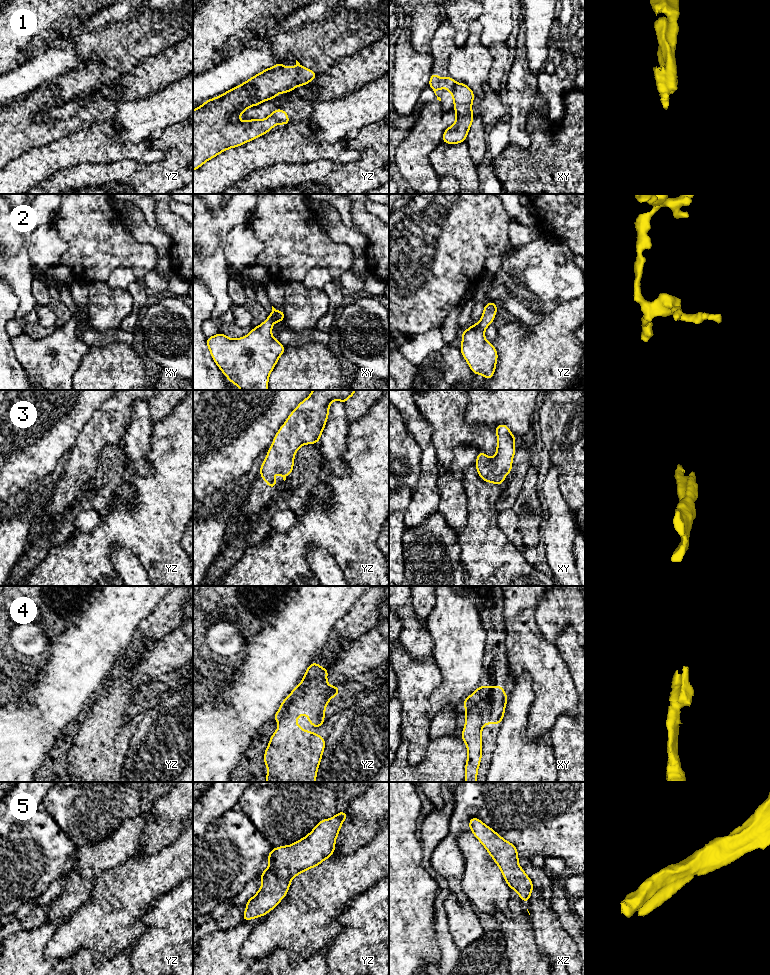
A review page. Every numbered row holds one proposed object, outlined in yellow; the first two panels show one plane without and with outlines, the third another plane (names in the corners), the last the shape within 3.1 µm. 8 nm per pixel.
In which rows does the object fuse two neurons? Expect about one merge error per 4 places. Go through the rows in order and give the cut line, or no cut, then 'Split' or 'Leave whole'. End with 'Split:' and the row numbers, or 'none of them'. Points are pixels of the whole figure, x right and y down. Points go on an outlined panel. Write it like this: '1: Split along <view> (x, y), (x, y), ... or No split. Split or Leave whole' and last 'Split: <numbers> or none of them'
1: Split along yz (239, 85), (249, 88), (251, 101), (263, 101). Split
2: No split. Leave whole
3: No split. Leave whole
4: No split. Leave whole
5: No split. Leave whole
Split: 1

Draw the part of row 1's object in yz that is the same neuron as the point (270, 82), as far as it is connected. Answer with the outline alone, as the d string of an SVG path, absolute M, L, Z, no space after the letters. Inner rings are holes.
M296 60L294 68L290 66L285 68L280 62L254 75L239 86L246 85L250 88L250 102L255 99L267 101L274 99L279 93L289 93L297 86L305 86L316 77L314 71L302 67Z

